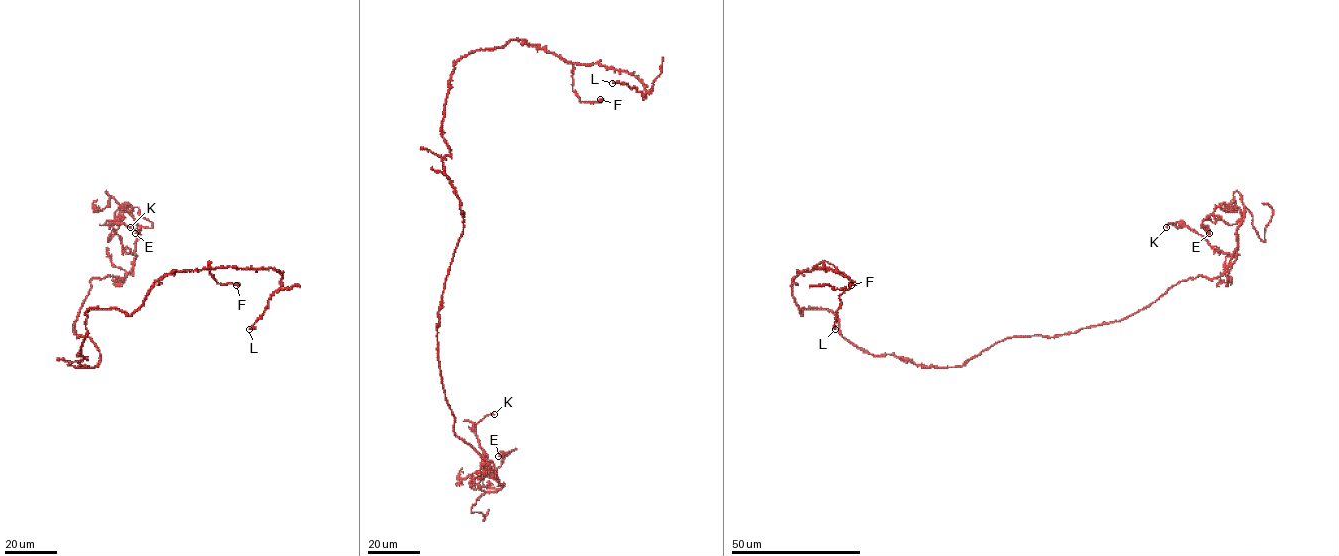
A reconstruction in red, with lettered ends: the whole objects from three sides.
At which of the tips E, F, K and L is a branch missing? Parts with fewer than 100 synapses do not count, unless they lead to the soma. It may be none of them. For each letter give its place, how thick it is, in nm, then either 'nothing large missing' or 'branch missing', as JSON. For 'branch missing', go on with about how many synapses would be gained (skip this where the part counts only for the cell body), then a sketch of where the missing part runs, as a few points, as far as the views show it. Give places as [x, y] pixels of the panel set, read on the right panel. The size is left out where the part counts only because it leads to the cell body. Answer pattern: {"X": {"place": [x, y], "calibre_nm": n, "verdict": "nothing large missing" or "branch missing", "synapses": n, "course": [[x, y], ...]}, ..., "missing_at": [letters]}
{"E": {"place": [1209, 233], "calibre_nm": 150, "verdict": "nothing large missing"}, "F": {"place": [851, 285], "calibre_nm": 440, "verdict": "nothing large missing"}, "K": {"place": [1166, 227], "calibre_nm": 170, "verdict": "nothing large missing"}, "L": {"place": [835, 329], "calibre_nm": 240, "verdict": "nothing large missing"}, "missing_at": []}

